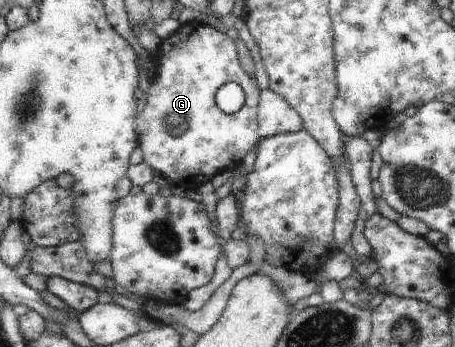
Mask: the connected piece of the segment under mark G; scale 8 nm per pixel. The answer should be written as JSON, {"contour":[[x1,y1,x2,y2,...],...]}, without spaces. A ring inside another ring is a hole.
{"contour":[[195,20,179,25,170,36,163,39,155,51,155,58,155,81,145,86,145,91,149,93,149,96,147,96,147,102,145,102,145,106,141,108,141,112,138,113,138,117,136,118,136,121,138,122,138,144,139,148,141,148,141,158,154,170,155,173,159,173,169,183,170,188,174,192,196,190,201,186,201,184,209,182,211,178,213,178,213,176,218,172,221,172,221,170,233,171,239,164,241,164,243,156,245,156,245,154,247,154,247,152,254,148,258,143,260,138,257,134,256,108,258,105,260,90,257,88,255,80,249,78,249,75,239,64,234,42,227,37,225,33,220,33,216,29,196,22],[226,82,238,84,244,92,243,104,241,105,241,108,234,113,221,112,214,101,215,91,219,86,221,86,221,84,225,84]]}

